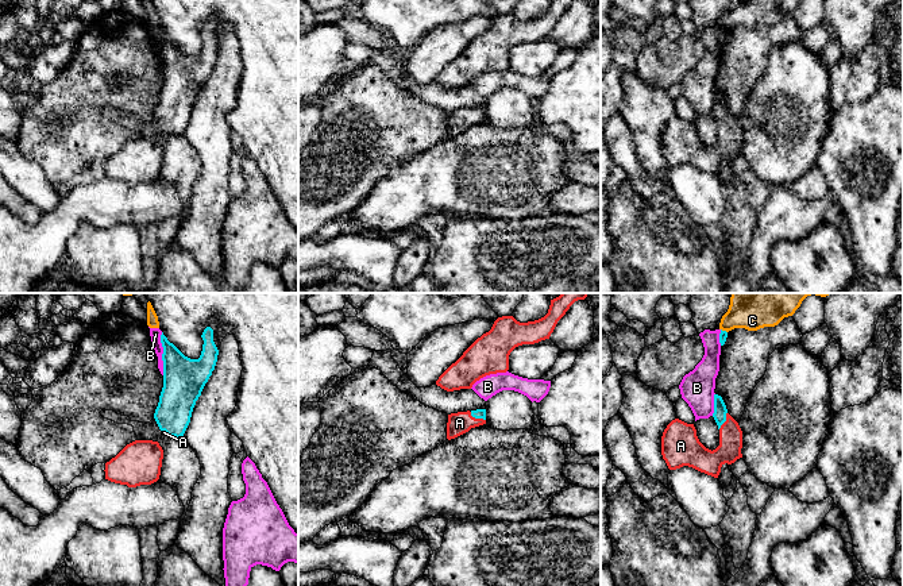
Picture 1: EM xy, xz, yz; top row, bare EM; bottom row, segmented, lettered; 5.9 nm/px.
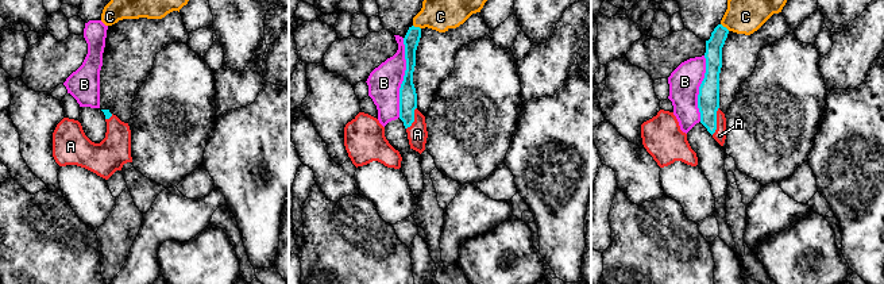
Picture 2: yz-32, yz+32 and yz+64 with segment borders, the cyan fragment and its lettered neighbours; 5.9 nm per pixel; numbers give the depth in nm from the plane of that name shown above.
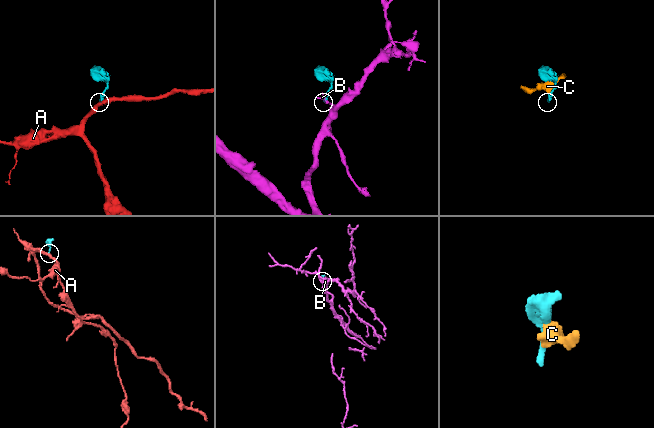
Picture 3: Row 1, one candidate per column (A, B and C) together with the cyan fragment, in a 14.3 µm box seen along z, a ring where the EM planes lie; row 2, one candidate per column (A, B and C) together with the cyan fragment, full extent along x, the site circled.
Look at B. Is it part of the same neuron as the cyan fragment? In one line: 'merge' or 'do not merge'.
do not merge

